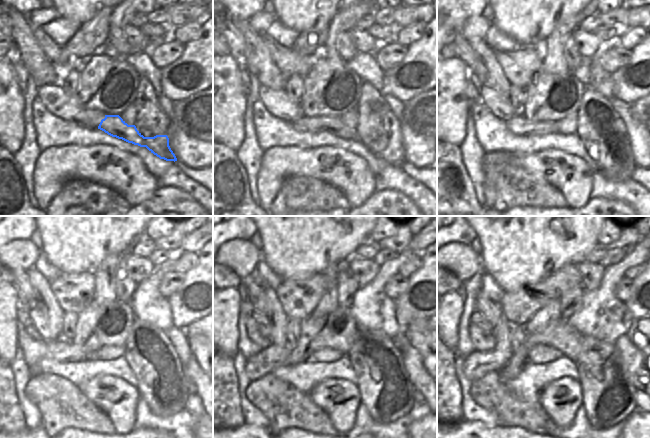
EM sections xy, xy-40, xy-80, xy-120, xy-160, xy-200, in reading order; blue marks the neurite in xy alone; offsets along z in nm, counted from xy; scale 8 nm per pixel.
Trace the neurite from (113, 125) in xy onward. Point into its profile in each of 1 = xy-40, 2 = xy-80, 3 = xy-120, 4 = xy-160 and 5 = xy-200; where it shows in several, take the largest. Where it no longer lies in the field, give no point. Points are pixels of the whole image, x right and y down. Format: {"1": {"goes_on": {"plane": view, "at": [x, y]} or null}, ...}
{"1": {"goes_on": {"plane": "xy-40", "at": [333, 125]}}, "2": {"goes_on": {"plane": "xy-80", "at": [519, 125]}}, "3": {"goes_on": {"plane": "xy-120", "at": [59, 349]}}, "4": {"goes_on": {"plane": "xy-160", "at": [277, 353]}}, "5": {"goes_on": {"plane": "xy-200", "at": [476, 365]}}}

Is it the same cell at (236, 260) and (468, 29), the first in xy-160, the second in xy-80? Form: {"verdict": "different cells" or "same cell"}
{"verdict": "same cell"}

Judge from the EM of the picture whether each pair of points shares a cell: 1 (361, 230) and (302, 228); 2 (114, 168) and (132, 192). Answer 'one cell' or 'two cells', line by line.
1: one cell
2: one cell

